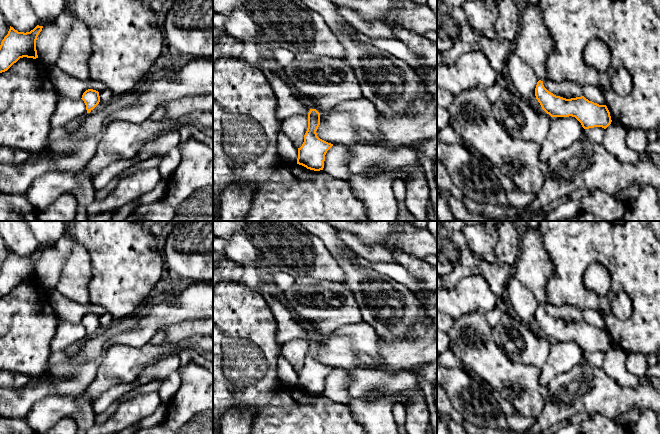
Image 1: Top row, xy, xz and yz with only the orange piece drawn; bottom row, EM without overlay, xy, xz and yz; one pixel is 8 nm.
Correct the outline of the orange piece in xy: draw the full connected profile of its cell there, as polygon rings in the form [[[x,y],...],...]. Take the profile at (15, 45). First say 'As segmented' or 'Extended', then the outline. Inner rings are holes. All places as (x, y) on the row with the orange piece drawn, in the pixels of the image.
As segmented. [[[37,25],[30,32],[18,32],[10,26],[0,45],[0,73],[7,71],[20,58],[38,58],[36,40],[43,26]]]

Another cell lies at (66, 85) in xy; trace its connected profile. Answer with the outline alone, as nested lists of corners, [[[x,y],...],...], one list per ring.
[[[55,63],[47,64],[49,78],[54,84],[58,95],[70,99],[79,100],[88,89],[98,92],[108,89],[107,85],[93,79],[76,79],[62,71]]]

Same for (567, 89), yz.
[[[548,78],[543,85],[549,92],[566,99],[583,96],[582,86],[572,81],[556,82]]]

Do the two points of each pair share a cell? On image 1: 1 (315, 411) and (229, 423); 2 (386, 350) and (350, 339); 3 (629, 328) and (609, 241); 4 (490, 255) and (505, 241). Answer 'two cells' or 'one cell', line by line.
1: two cells
2: two cells
3: one cell
4: two cells

